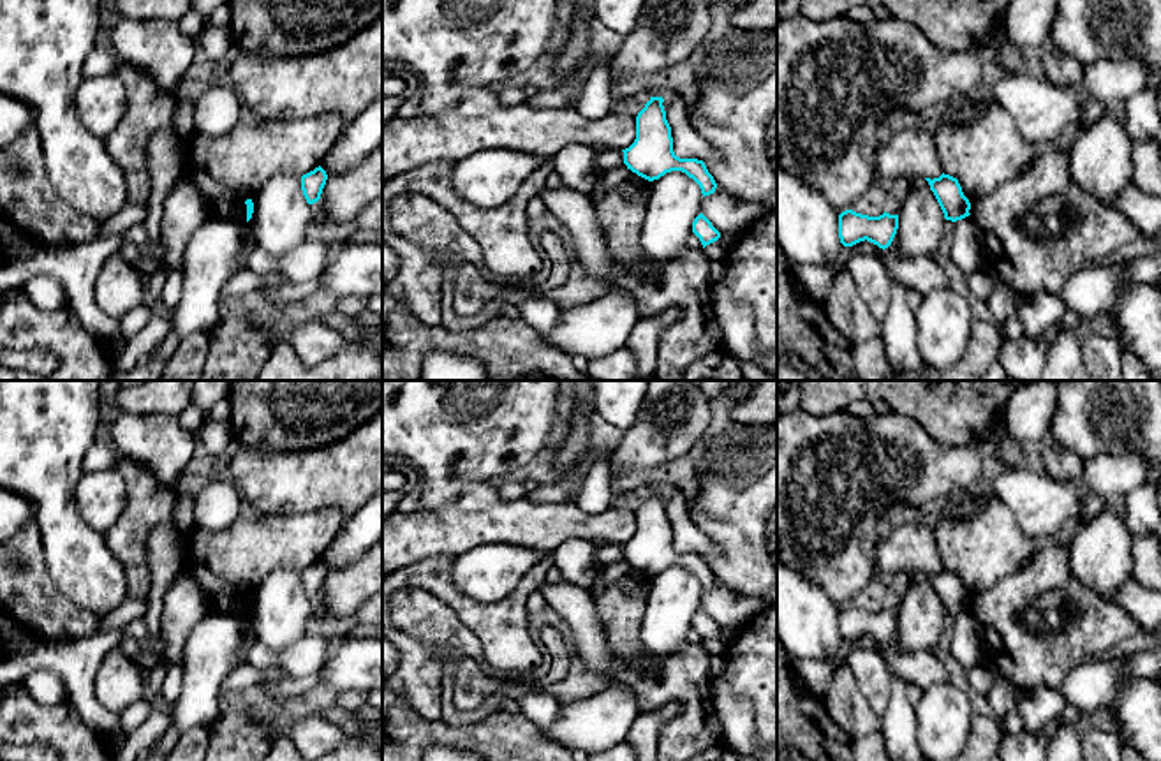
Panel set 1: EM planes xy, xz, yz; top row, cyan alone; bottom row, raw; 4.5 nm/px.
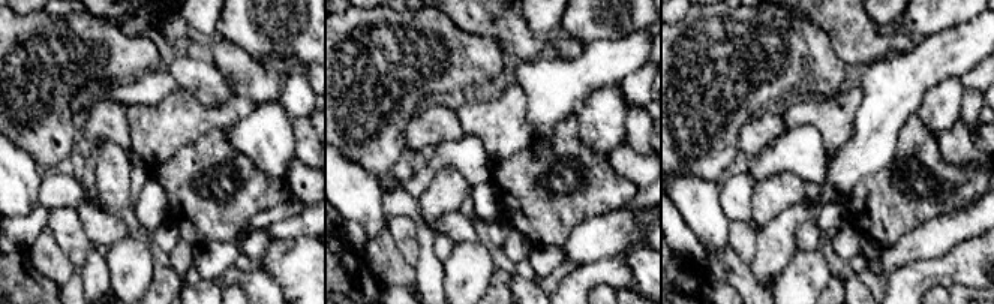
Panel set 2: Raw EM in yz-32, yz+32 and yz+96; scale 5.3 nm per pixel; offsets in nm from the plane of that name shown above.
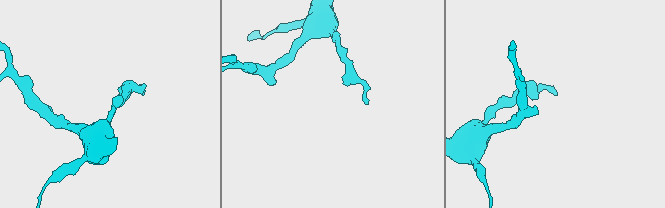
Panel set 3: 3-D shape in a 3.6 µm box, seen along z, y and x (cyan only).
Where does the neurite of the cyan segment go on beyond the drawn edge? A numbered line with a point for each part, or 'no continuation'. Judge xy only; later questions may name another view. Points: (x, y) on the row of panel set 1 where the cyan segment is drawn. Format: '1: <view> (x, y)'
no continuation

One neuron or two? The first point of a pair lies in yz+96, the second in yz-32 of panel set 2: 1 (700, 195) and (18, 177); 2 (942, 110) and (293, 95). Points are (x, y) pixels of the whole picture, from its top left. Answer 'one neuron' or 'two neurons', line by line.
1: one neuron
2: two neurons

